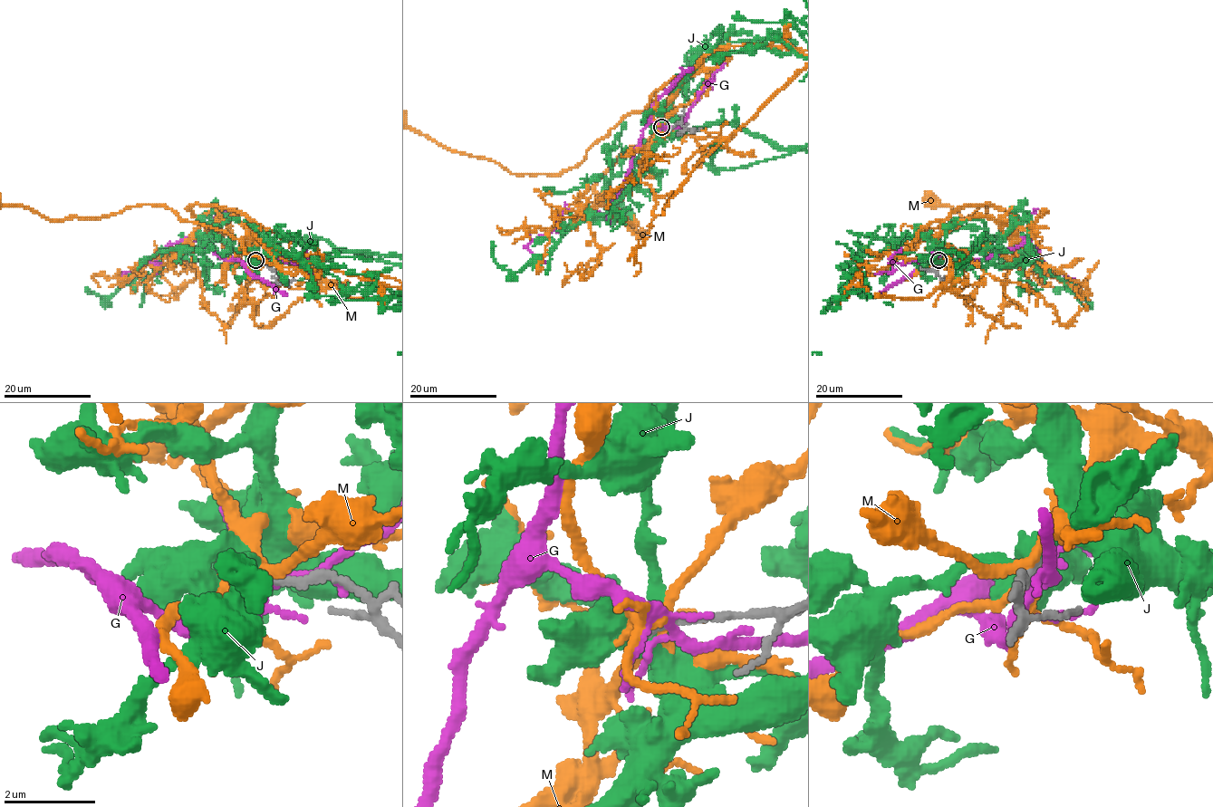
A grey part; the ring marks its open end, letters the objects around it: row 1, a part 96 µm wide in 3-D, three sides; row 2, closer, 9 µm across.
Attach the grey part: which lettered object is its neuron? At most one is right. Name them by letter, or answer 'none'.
M

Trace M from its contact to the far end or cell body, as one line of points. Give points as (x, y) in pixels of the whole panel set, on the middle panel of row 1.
M: (661, 127), (656, 132), (645, 110), (633, 111), (578, 166), (513, 174)

